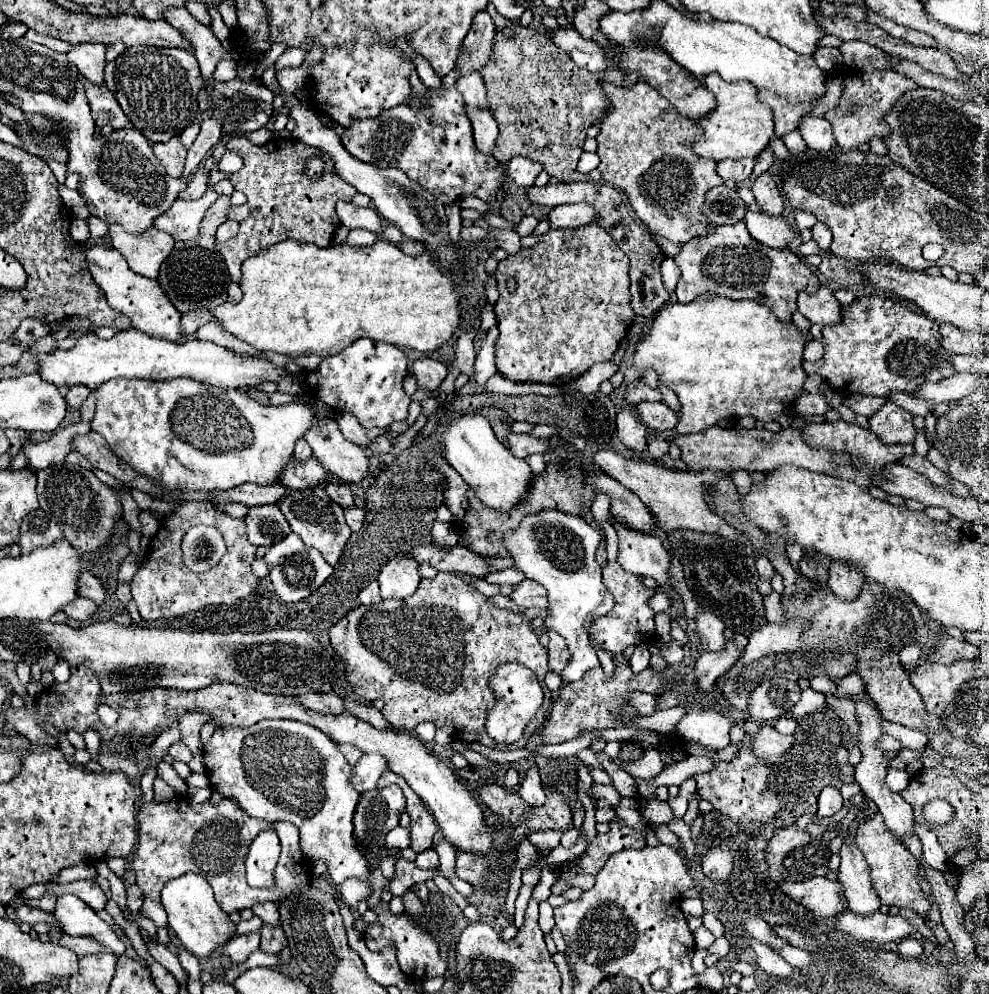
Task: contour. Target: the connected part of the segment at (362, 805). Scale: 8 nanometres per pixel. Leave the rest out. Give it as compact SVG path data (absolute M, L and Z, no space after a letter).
M399 786L369 790L361 794L355 816L353 836L365 848L365 856L379 860L379 850L385 848L385 836L399 824L399 814L405 810L405 796Z

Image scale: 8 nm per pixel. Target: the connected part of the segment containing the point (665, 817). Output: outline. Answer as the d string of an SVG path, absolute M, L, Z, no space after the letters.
M644 800L641 803L641 814L650 824L668 824L672 820L672 811L666 801Z

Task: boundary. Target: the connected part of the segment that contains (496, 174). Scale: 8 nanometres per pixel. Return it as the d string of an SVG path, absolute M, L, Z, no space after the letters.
M479 12L463 40L466 51L459 54L456 67L443 78L441 88L429 88L427 96L421 98L411 92L409 100L381 112L381 116L351 120L349 128L345 128L341 136L345 150L349 150L357 160L375 164L379 168L403 170L413 182L437 196L441 204L453 204L463 196L475 196L485 202L493 202L505 182L503 166L493 156L477 150L461 94L455 88L459 76L477 70L481 64L487 64L493 36L495 26L491 16L487 12Z

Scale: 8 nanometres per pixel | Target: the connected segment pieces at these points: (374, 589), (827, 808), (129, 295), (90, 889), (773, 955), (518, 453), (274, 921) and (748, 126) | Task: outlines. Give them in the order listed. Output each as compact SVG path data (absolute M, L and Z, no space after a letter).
M377 580L369 582L361 592L359 592L359 602L361 604L375 604L375 602L381 602L381 596L379 596L379 584Z
M825 786L819 794L819 808L817 808L817 816L821 818L829 818L833 814L837 814L843 808L843 798L839 794L839 788L835 786Z
M93 246L87 252L87 262L89 262L89 270L91 270L95 282L105 292L109 306L113 310L125 314L131 320L133 328L137 328L143 334L149 334L153 338L165 338L169 342L177 342L181 338L181 324L179 324L181 314L169 302L169 298L165 296L165 292L161 290L157 280L151 280L151 278L135 274L129 268L127 260L115 248Z
M79 880L79 882L69 882L69 884L50 884L47 889L48 895L61 896L61 894L75 894L81 898L85 904L89 904L95 912L105 908L105 892L95 880Z
M747 934L747 938L749 938L749 946L755 950L755 954L757 954L757 964L769 974L769 976L773 976L773 978L787 978L791 972L793 972L793 968L777 954L777 952L773 952L771 948L767 948L765 944L761 944L759 940L755 940L755 938L751 938L749 934Z
M509 434L509 452L515 458L525 458L529 454L543 454L547 452L547 440L541 438L533 438L531 434Z
M265 902L253 908L253 914L257 914L265 924L279 926L279 906L275 902Z
M717 74L705 76L703 84L715 94L717 108L713 110L713 114L707 116L707 120L697 122L703 128L703 140L699 140L693 146L693 150L699 156L711 158L711 160L725 160L725 158L739 160L739 158L759 156L769 144L775 130L773 130L773 110L759 100L757 88L745 82L729 84L721 80Z

